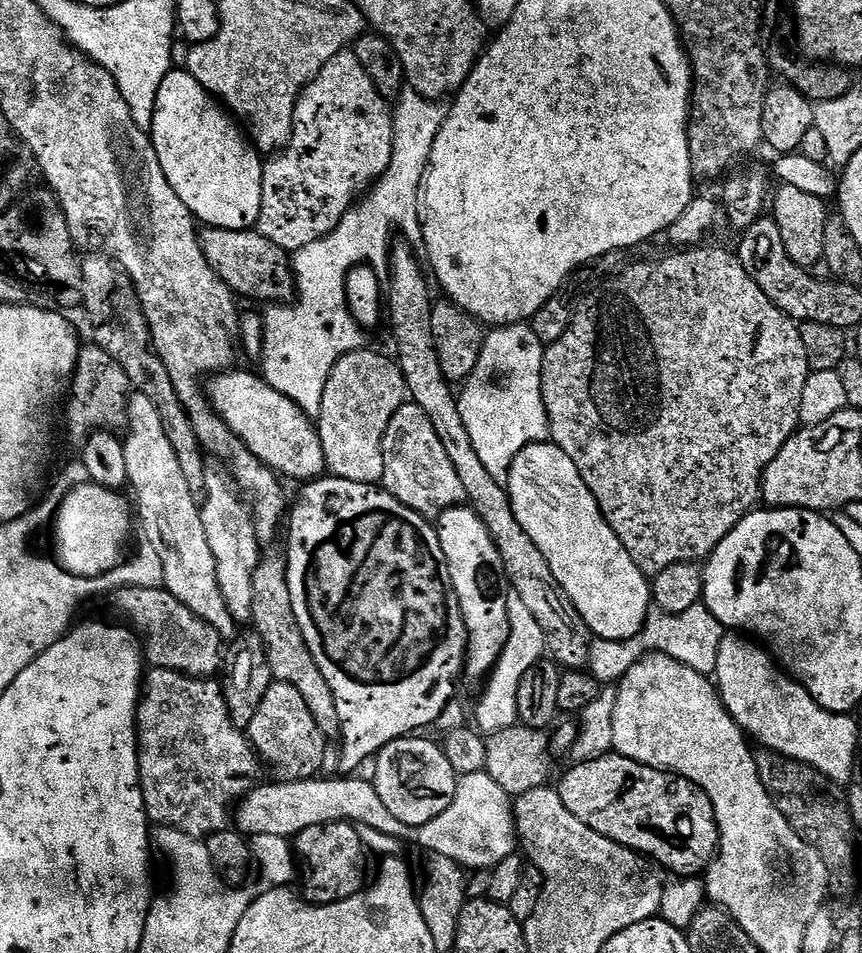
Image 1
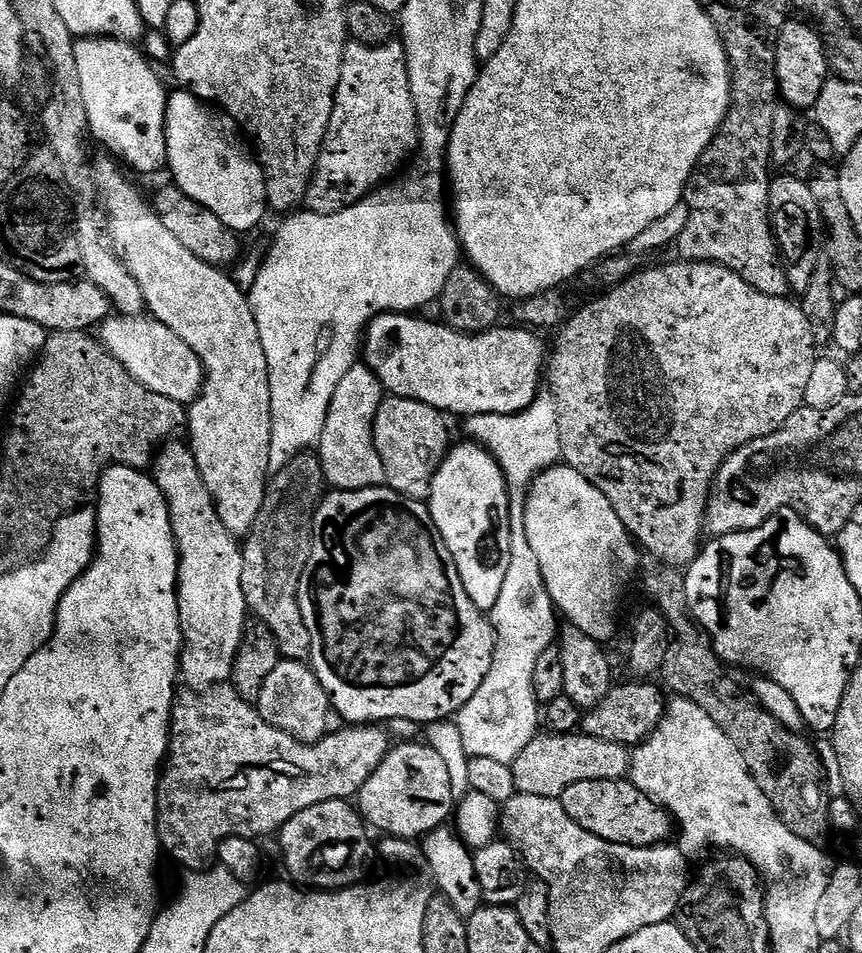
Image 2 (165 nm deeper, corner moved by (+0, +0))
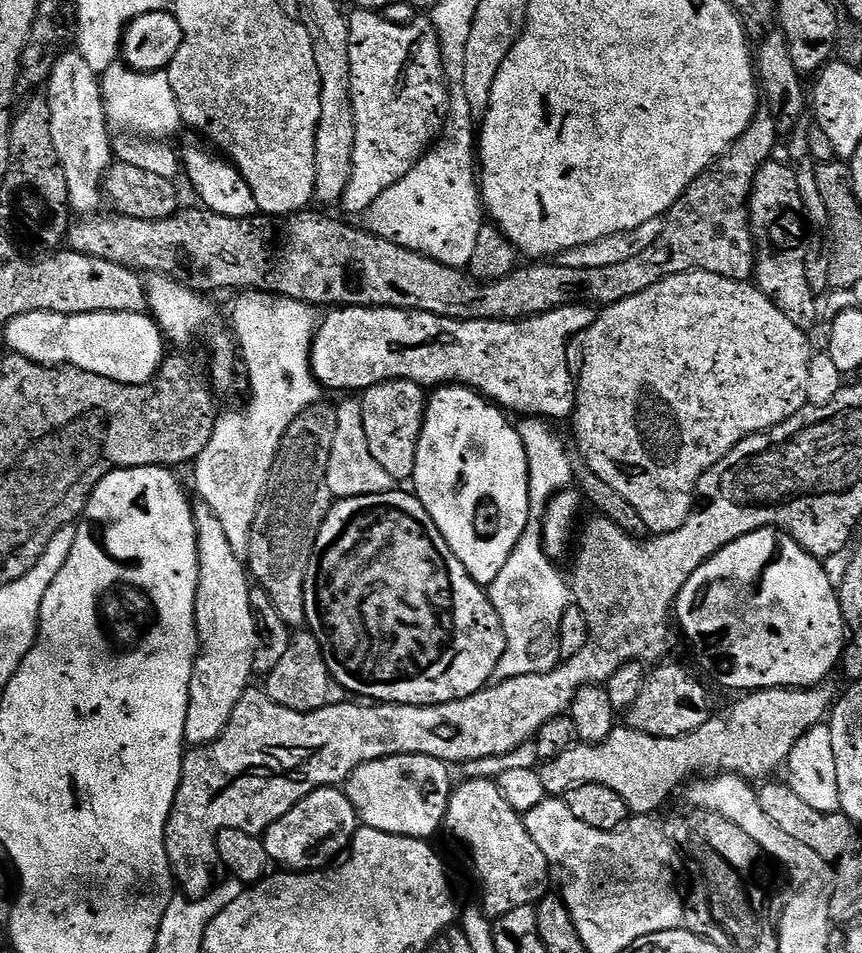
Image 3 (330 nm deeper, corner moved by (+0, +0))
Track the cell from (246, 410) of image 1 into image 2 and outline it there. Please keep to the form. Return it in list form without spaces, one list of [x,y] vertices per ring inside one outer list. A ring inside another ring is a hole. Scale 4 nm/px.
[[[116,314],[99,325],[98,339],[110,355],[126,366],[126,370],[139,384],[154,390],[154,394],[162,394],[162,398],[174,398],[174,402],[188,406],[199,398],[204,389],[206,373],[198,354],[194,354],[194,350],[190,350],[190,346],[186,346],[186,342],[162,322],[144,314]]]

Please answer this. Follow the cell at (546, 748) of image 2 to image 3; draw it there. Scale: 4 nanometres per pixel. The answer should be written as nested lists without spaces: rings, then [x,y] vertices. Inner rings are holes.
[[[817,686],[815,688],[761,688],[759,692],[750,692],[750,693],[741,695],[739,697],[740,701],[738,701],[737,704],[734,705],[733,708],[730,709],[729,712],[725,714],[725,716],[718,716],[718,714],[713,715],[711,717],[711,719],[708,719],[708,721],[700,729],[694,730],[693,733],[686,734],[684,737],[658,738],[657,736],[650,736],[648,734],[642,734],[641,732],[638,732],[638,731],[634,730],[633,728],[630,728],[630,727],[627,727],[627,726],[618,726],[618,727],[616,727],[616,729],[614,729],[612,731],[612,733],[610,734],[610,738],[606,738],[606,742],[604,742],[602,744],[581,744],[581,743],[578,743],[578,744],[576,744],[575,747],[569,748],[568,750],[566,750],[565,753],[560,754],[560,756],[556,757],[556,759],[547,761],[547,763],[545,763],[543,765],[544,768],[541,767],[539,769],[540,777],[542,778],[542,786],[544,787],[545,793],[547,793],[547,795],[549,797],[552,797],[552,798],[566,798],[570,794],[570,790],[578,790],[578,786],[606,786],[610,790],[614,790],[614,794],[618,794],[622,798],[622,802],[626,802],[626,806],[628,807],[629,813],[635,814],[637,816],[651,817],[653,814],[656,814],[656,813],[652,813],[652,812],[658,811],[659,808],[662,807],[663,804],[666,803],[667,800],[670,799],[671,796],[674,795],[675,792],[678,791],[680,787],[682,787],[681,789],[683,789],[685,787],[685,785],[687,785],[689,783],[689,781],[687,782],[687,780],[690,779],[691,776],[696,776],[696,775],[699,774],[699,772],[712,772],[712,773],[708,773],[708,774],[727,774],[727,775],[730,775],[730,776],[739,776],[739,777],[741,777],[741,778],[743,778],[743,779],[745,779],[749,782],[757,782],[756,780],[760,780],[760,779],[761,779],[760,781],[763,781],[765,778],[768,778],[768,777],[763,778],[763,776],[768,776],[768,775],[771,774],[771,772],[778,771],[779,768],[780,768],[780,771],[781,771],[781,769],[783,769],[785,767],[785,765],[787,765],[788,755],[790,754],[790,752],[792,750],[794,750],[794,746],[798,742],[798,738],[802,738],[802,734],[806,734],[810,729],[818,726],[819,724],[825,723],[826,717],[829,715],[830,709],[831,709],[834,701],[837,699],[837,696],[838,696],[838,692],[835,692],[834,689],[828,688],[828,687],[829,686]]]

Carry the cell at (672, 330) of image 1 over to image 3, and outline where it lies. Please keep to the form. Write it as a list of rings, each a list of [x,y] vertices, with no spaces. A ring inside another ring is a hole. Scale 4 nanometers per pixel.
[[[709,272],[674,274],[670,278],[662,278],[662,282],[654,282],[650,290],[642,290],[642,294],[634,294],[634,298],[607,305],[582,334],[584,353],[580,356],[580,368],[578,364],[578,375],[574,380],[576,408],[572,411],[570,425],[576,435],[576,448],[584,459],[583,467],[622,494],[622,498],[638,510],[638,518],[642,518],[649,533],[678,530],[692,513],[698,482],[723,456],[730,454],[730,450],[746,438],[757,436],[759,432],[769,432],[806,407],[806,381],[810,379],[810,362],[814,355],[814,348],[808,345],[808,336],[805,329],[794,326],[794,322],[790,322],[790,318],[786,318],[770,298],[763,296],[755,283],[722,278]]]

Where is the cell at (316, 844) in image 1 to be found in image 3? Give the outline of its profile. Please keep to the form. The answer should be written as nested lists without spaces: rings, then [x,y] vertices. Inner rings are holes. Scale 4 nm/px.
[[[333,786],[314,790],[299,800],[285,816],[269,826],[262,839],[273,865],[281,864],[288,874],[307,874],[335,865],[351,849],[357,831],[358,817],[350,798]]]

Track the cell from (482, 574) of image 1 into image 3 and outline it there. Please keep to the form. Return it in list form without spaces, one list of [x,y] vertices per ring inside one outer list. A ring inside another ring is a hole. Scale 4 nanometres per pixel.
[[[437,387],[426,400],[418,458],[410,481],[415,496],[426,506],[430,518],[434,518],[434,526],[438,526],[450,550],[454,550],[458,562],[466,566],[470,578],[481,586],[492,585],[494,578],[502,574],[502,566],[506,566],[506,558],[518,546],[530,514],[526,446],[522,446],[519,427],[507,419],[511,420],[503,408],[472,388]]]

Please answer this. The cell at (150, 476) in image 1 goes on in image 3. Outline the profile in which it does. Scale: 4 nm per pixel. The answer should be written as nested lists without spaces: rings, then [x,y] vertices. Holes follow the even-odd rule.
[[[203,502],[193,503],[192,513],[196,522],[200,567],[200,589],[196,595],[200,651],[192,662],[190,706],[184,739],[192,748],[207,748],[226,730],[238,702],[244,699],[244,693],[253,683],[258,612],[252,606],[254,588],[250,583],[250,573],[245,561],[234,554],[234,546],[230,546],[226,539],[222,522],[218,522],[214,510]]]

